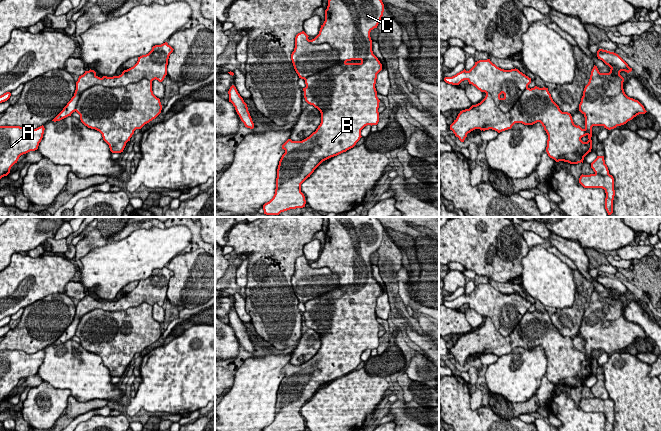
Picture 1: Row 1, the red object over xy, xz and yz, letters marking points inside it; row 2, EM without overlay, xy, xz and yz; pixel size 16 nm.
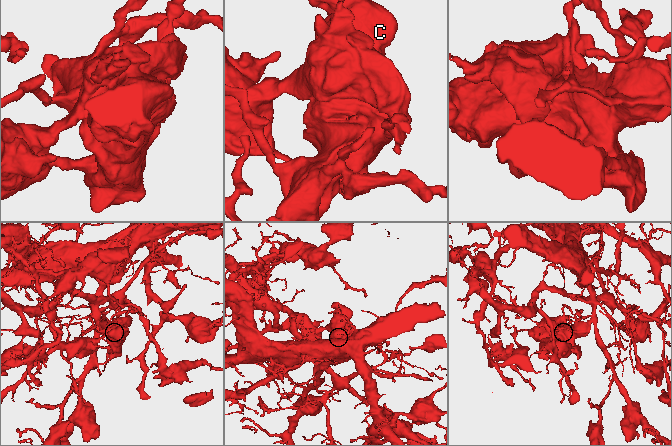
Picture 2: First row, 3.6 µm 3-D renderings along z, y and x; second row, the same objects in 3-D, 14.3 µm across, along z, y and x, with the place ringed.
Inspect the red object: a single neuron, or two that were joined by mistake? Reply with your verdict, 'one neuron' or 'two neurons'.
two neurons

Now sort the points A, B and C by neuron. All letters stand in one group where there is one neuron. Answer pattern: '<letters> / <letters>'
A / B C

